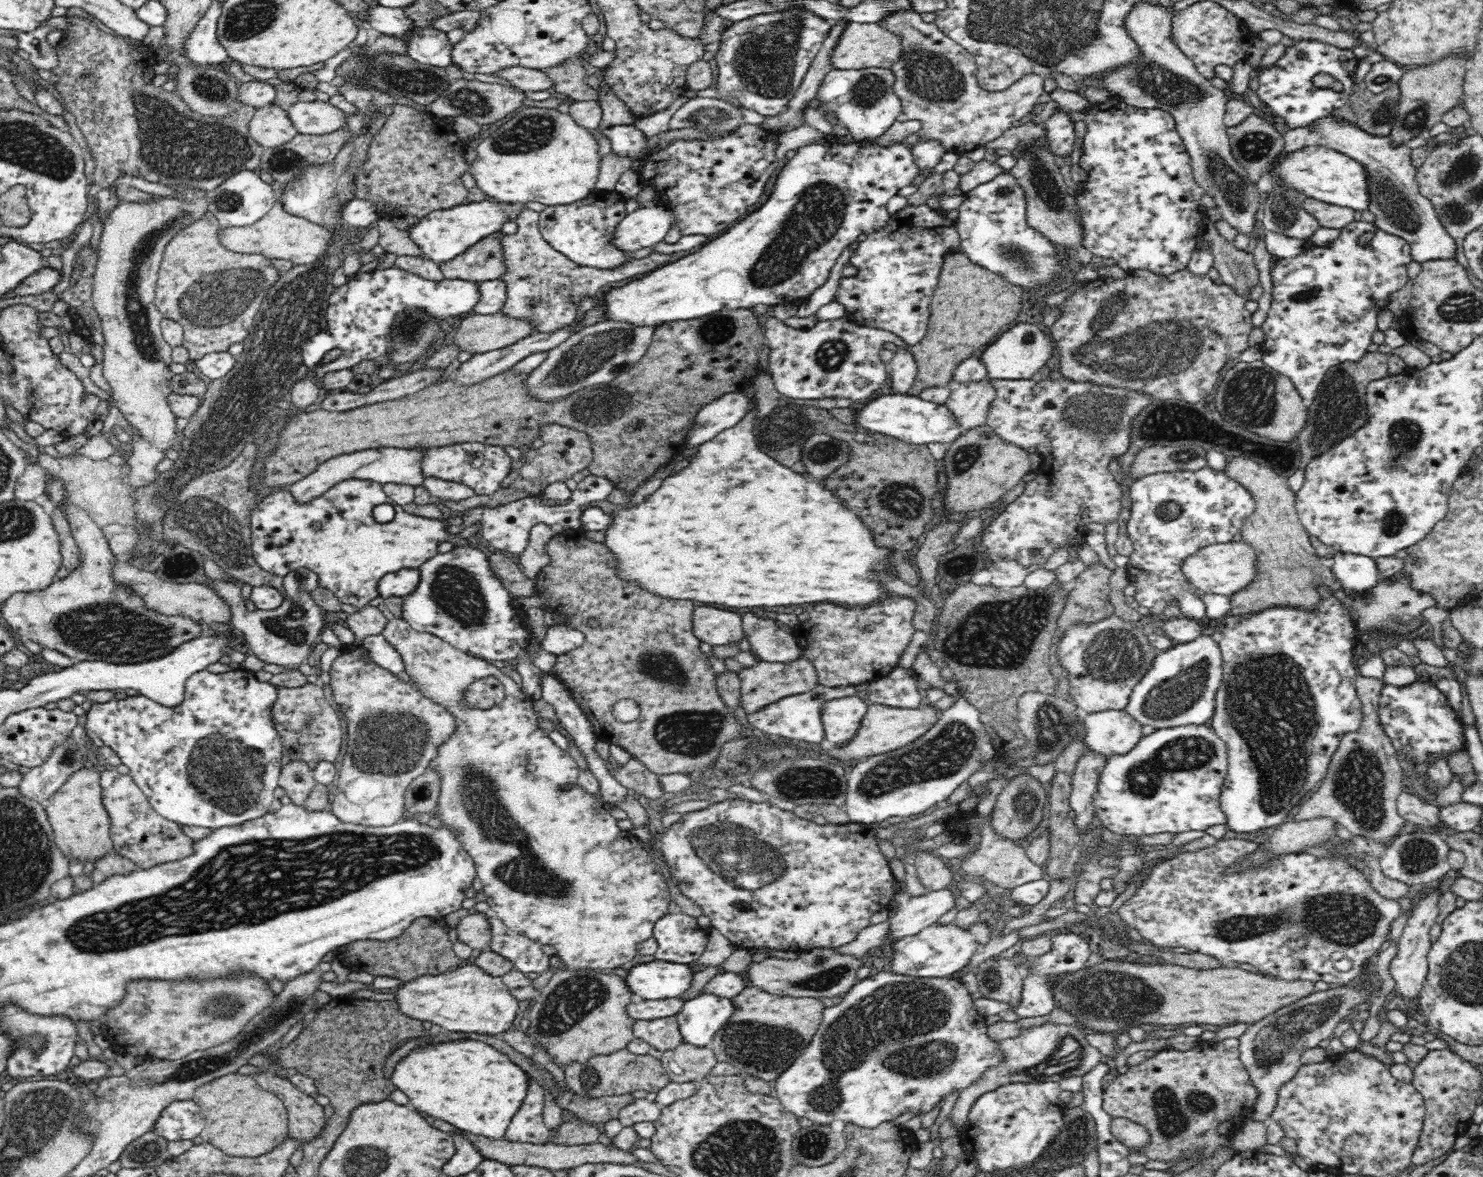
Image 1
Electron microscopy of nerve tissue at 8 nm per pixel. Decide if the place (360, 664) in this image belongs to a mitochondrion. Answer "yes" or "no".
no

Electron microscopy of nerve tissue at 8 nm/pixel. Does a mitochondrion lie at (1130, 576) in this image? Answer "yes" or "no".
no

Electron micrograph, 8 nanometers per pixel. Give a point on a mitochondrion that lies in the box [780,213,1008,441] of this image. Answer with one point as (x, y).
(832, 354)

